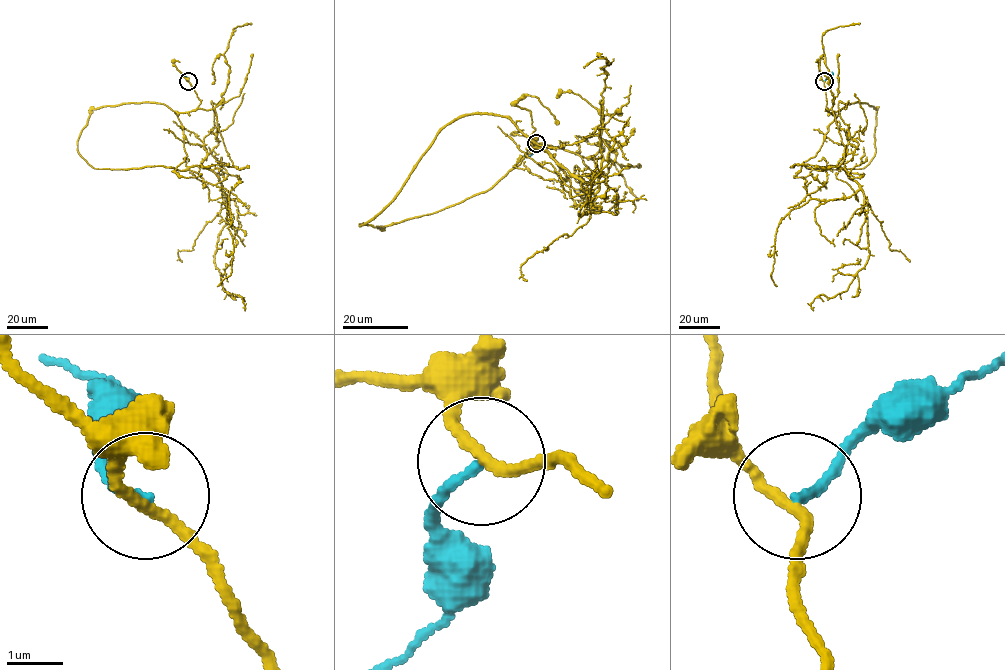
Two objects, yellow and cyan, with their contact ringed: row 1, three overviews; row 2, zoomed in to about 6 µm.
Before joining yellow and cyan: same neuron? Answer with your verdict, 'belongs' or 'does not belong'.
does not belong

